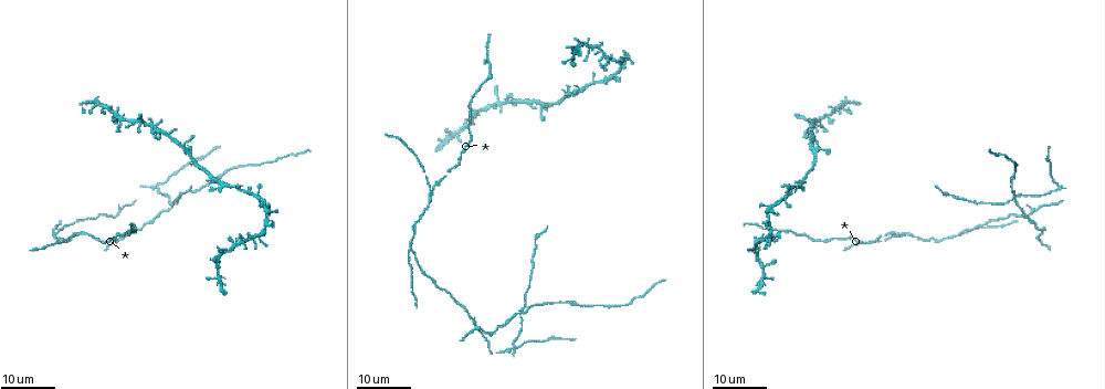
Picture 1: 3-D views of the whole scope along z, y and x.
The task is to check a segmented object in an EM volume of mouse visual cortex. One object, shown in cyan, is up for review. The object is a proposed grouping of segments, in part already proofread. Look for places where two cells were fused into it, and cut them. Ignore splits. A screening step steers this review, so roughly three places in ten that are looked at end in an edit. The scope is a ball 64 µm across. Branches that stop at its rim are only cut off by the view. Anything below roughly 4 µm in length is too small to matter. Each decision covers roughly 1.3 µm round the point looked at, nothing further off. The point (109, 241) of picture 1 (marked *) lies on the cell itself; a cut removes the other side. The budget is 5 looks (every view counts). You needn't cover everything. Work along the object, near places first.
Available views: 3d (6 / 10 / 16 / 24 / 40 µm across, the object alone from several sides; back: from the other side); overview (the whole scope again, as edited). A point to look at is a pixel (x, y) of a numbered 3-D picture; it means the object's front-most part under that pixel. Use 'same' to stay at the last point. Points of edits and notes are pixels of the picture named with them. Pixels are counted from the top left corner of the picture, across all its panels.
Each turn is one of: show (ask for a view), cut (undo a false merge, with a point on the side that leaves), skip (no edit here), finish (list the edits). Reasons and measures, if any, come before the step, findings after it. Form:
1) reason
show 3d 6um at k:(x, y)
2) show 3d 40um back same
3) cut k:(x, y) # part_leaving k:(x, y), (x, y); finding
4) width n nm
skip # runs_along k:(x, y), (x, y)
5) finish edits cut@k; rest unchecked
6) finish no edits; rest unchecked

show 3d 16um at 1:(430, 188)

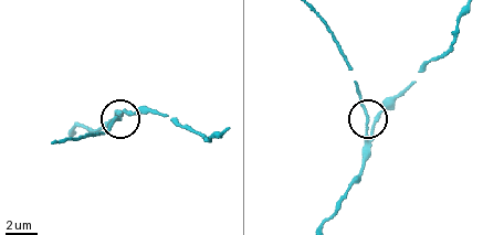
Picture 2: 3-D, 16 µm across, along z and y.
show 3d 10um at 2:(365, 126)

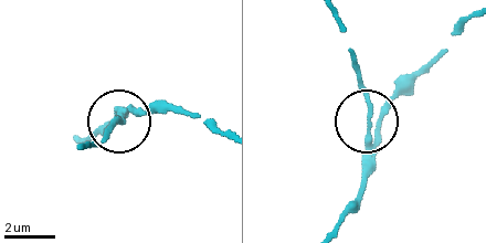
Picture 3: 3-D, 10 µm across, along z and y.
width 170 nm
cut 3:(120, 119) # part_leaving 3:(370, 145), (370, 102), (340, 20); a second cell is stuck on

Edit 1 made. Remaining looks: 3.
a fork
show 3d 24um at 1:(410, 249)

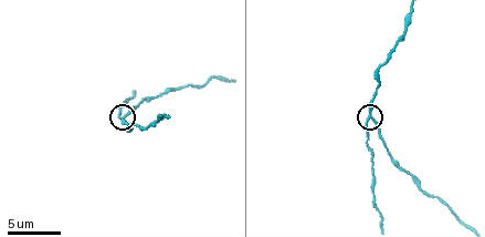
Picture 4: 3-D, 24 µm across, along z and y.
show 3d 6um at 4:(370, 117)

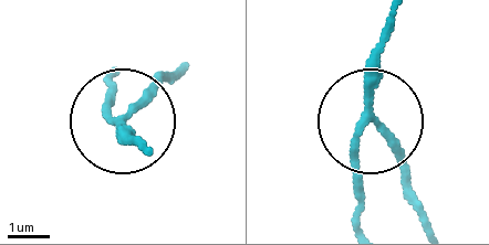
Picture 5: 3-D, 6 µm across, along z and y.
arms 3
cut 5:(156, 89) # part_leaving 5:(378, 119), (420, 221); two cells meet here

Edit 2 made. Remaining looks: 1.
finish edits cut@3, cut@5; rest unchecked

